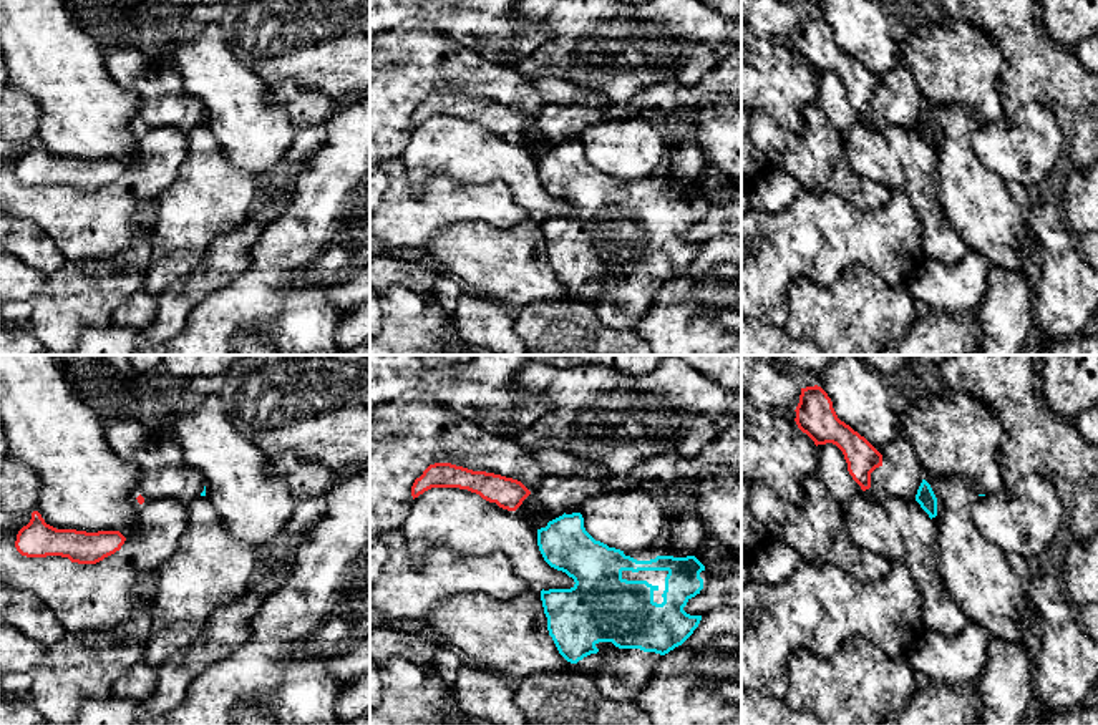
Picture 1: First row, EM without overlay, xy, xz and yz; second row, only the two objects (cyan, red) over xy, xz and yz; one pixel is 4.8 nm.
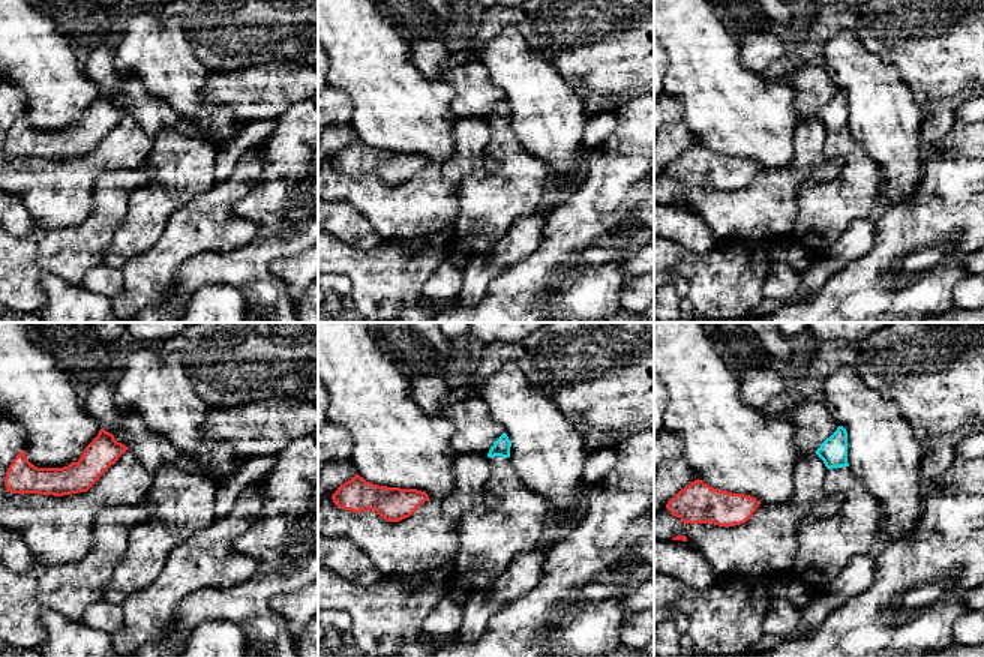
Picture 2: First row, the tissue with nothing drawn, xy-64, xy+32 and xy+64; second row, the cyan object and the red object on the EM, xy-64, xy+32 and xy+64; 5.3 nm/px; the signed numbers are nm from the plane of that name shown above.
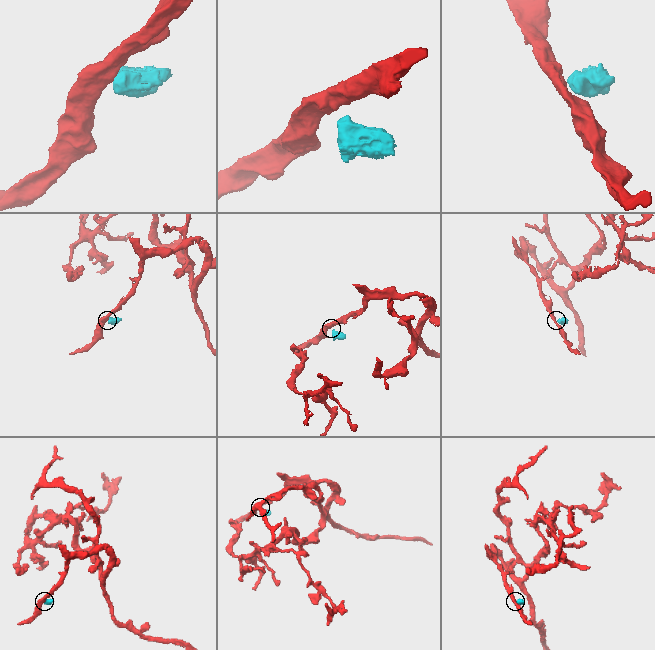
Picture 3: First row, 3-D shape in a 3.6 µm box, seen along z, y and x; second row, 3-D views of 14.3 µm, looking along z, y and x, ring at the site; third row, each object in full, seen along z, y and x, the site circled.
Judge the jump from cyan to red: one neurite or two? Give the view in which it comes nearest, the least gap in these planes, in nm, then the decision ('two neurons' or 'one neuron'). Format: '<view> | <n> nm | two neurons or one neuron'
xz | 150 nm | two neurons

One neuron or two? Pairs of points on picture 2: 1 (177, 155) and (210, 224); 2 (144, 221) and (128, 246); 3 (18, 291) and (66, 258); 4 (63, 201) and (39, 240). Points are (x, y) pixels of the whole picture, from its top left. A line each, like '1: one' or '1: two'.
1: two
2: one
3: one
4: two

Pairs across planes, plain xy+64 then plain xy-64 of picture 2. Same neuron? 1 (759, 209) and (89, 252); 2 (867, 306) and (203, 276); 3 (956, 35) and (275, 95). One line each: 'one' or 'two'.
1: two
2: one
3: two

